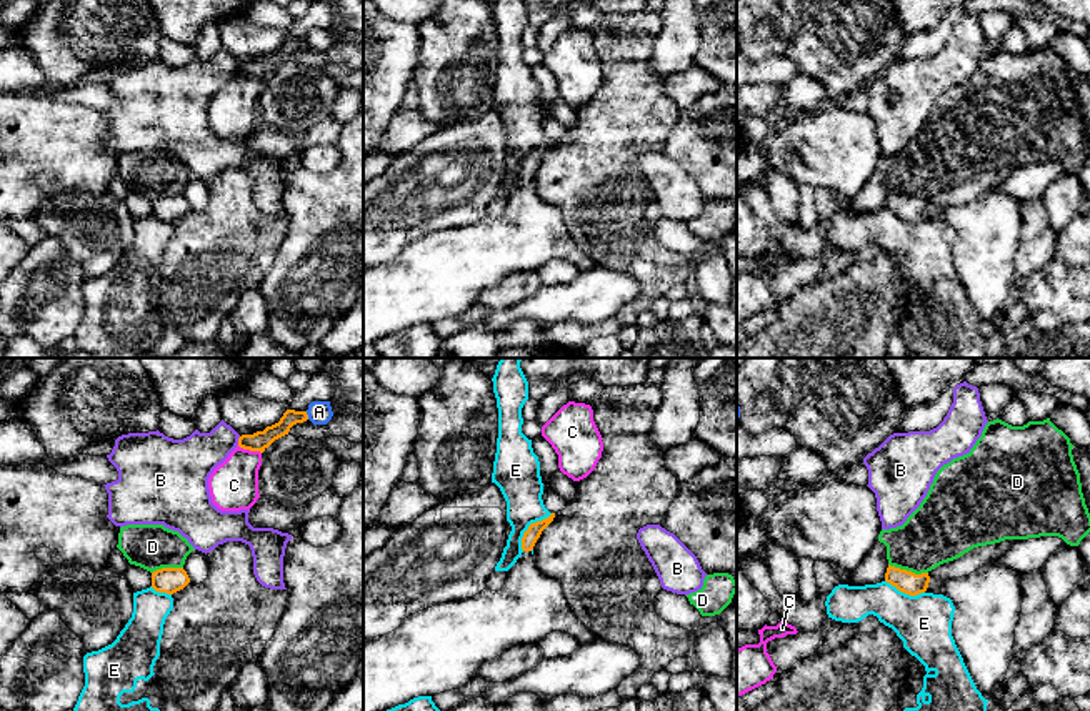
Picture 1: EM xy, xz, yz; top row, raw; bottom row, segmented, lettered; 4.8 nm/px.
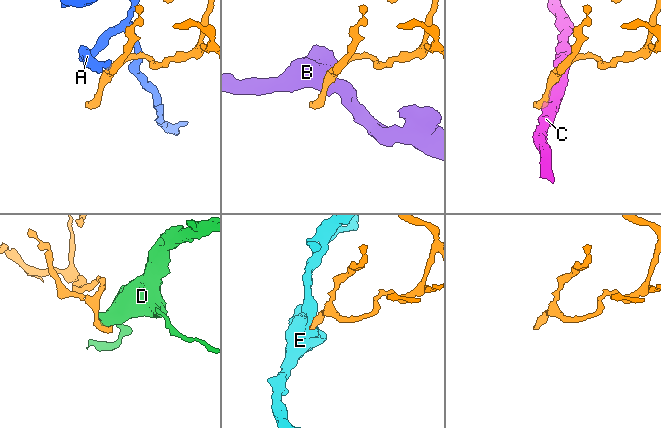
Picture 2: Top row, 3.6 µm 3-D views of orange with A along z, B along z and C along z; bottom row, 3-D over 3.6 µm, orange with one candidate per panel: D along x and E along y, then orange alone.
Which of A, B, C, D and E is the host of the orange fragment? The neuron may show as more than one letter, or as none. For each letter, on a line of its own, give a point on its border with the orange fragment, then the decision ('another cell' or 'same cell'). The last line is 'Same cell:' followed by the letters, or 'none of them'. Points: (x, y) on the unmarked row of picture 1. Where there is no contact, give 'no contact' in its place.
A: contact xy (307, 42); another cell
B: contact xy (239, 67); another cell
C: contact xy (249, 75); another cell
D: contact yz (909, 198); another cell
E: contact xz (529, 154); another cell
Same cell: none of them

